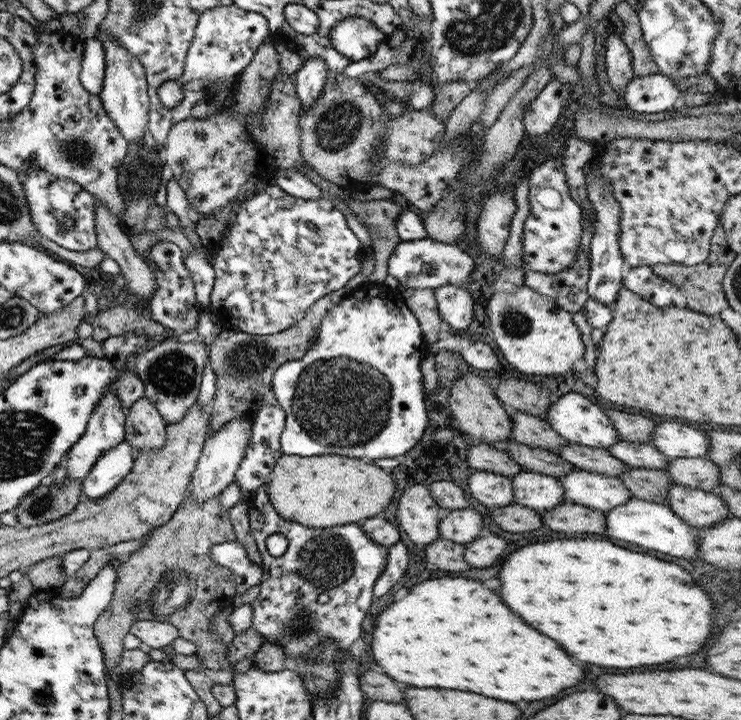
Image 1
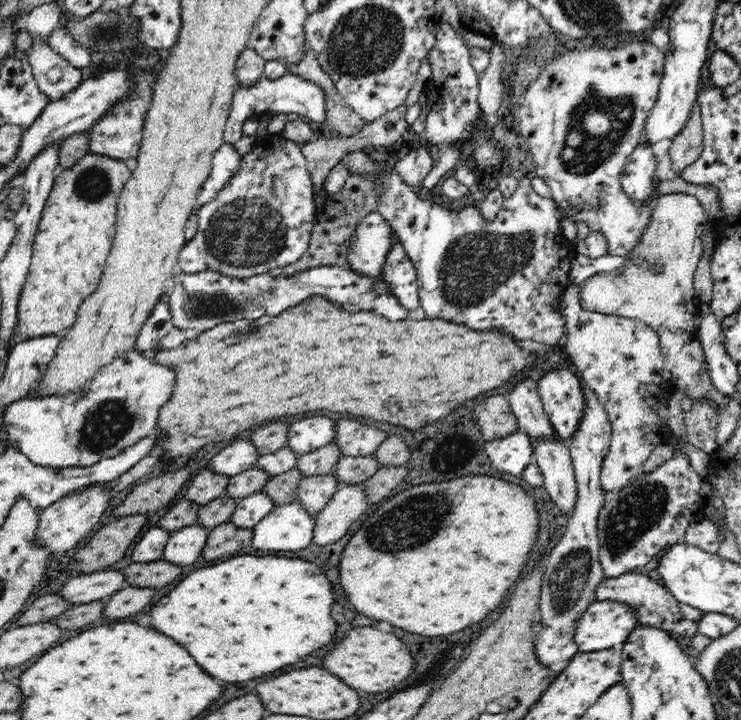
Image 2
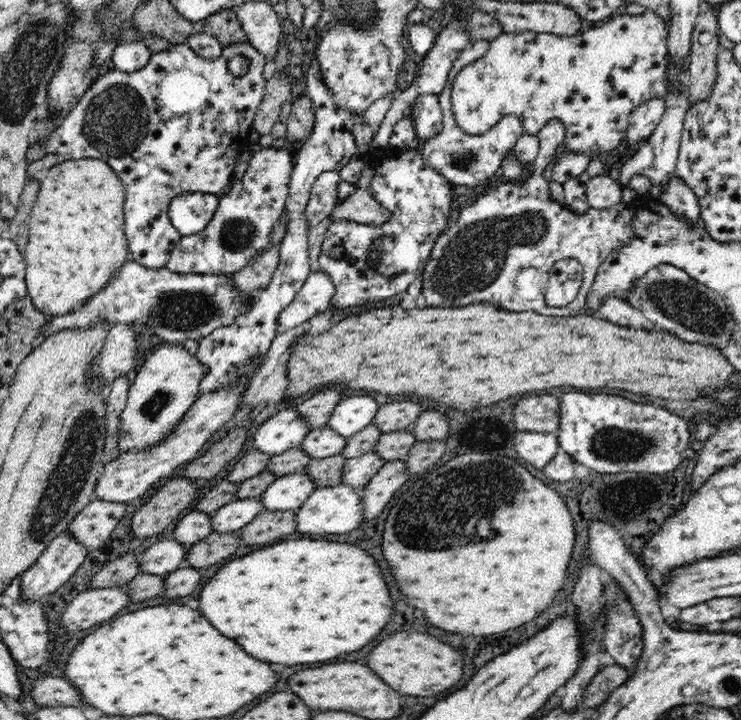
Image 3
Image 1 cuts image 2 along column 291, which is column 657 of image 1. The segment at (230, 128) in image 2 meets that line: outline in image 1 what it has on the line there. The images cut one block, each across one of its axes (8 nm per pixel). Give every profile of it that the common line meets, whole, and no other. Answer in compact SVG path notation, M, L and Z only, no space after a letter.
M634 75L628 80L622 100L627 108L639 114L657 114L673 108L679 90L677 84L665 75Z

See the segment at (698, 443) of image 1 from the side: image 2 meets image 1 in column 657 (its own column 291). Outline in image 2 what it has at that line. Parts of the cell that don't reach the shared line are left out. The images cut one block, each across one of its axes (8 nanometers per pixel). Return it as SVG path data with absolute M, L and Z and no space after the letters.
M304 418L289 424L286 446L297 455L333 442L335 424L328 418Z

